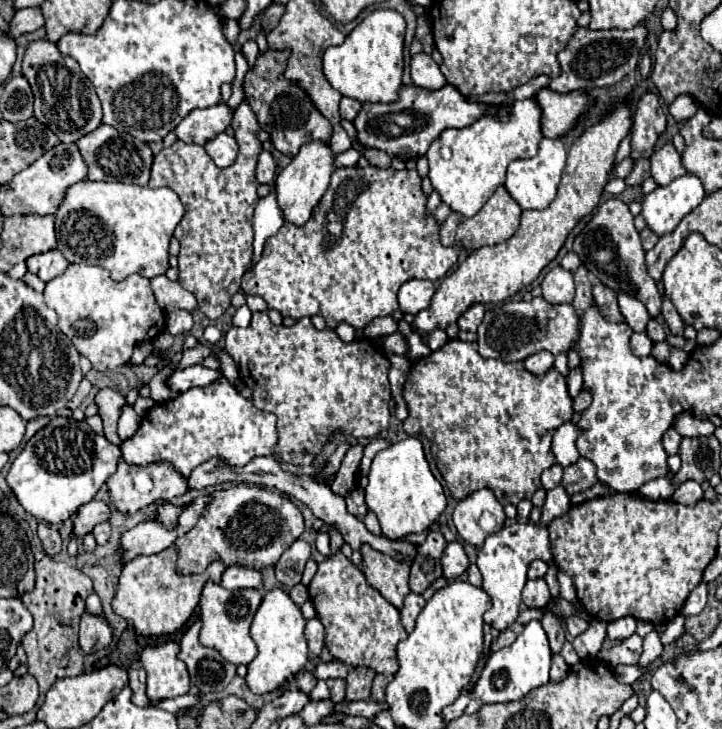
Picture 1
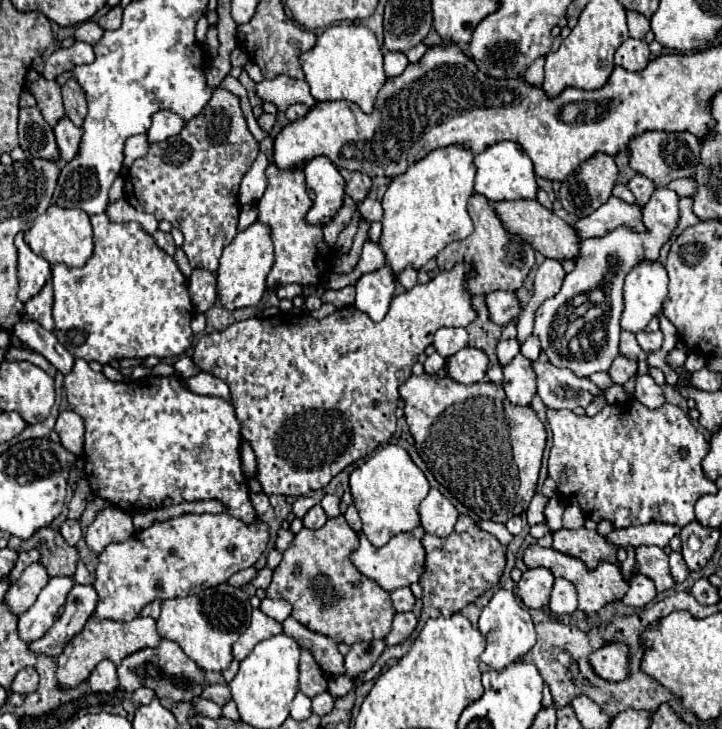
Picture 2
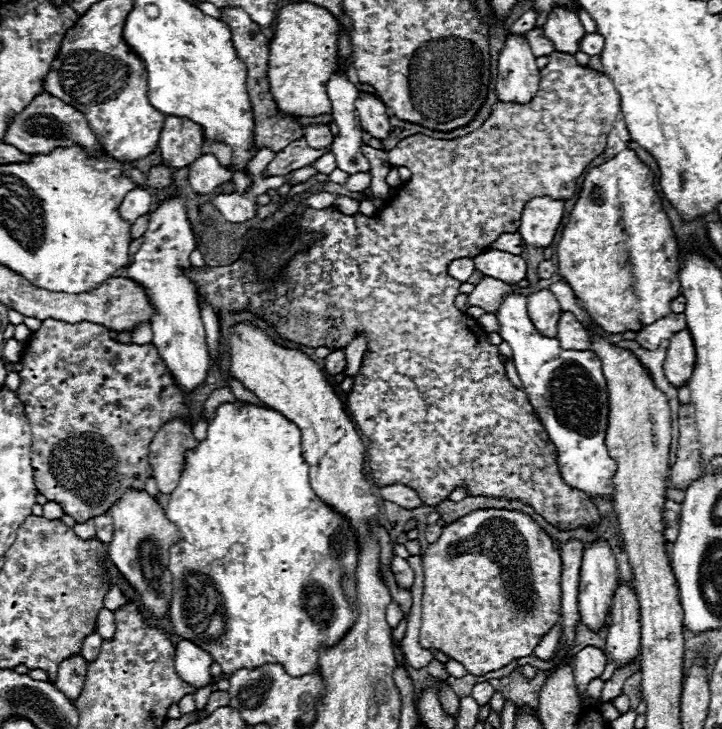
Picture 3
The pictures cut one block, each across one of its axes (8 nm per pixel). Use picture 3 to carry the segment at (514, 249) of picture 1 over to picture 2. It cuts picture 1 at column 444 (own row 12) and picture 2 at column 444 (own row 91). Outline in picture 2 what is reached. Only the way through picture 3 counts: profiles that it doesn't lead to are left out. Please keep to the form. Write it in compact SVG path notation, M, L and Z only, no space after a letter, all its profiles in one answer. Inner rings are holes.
M458 262L452 270L444 270L438 272L428 284L418 284L412 290L406 290L404 294L396 296L390 304L390 310L386 314L384 320L380 322L372 322L368 314L360 312L356 306L346 306L342 310L336 310L334 314L326 316L324 320L314 320L312 316L304 316L304 314L294 314L294 312L280 312L272 318L248 318L242 322L232 324L230 328L222 330L222 332L212 332L212 334L204 334L198 342L198 346L194 348L194 362L200 366L200 370L224 380L230 388L232 394L232 404L236 408L238 418L242 420L242 438L252 446L254 454L256 454L256 474L254 478L260 482L264 494L272 496L272 494L286 494L286 496L306 496L310 490L320 490L324 488L336 474L340 474L346 466L354 464L356 460L368 456L370 452L374 452L380 444L384 444L386 440L392 438L394 430L396 430L396 402L398 402L398 386L402 382L406 382L412 374L412 366L418 360L418 356L426 350L426 346L432 344L434 334L438 328L442 326L468 326L470 322L474 322L478 318L478 312L472 308L472 294L468 292L468 288L464 286L464 280L470 280L476 276L476 270L472 268L472 264L468 262Z

